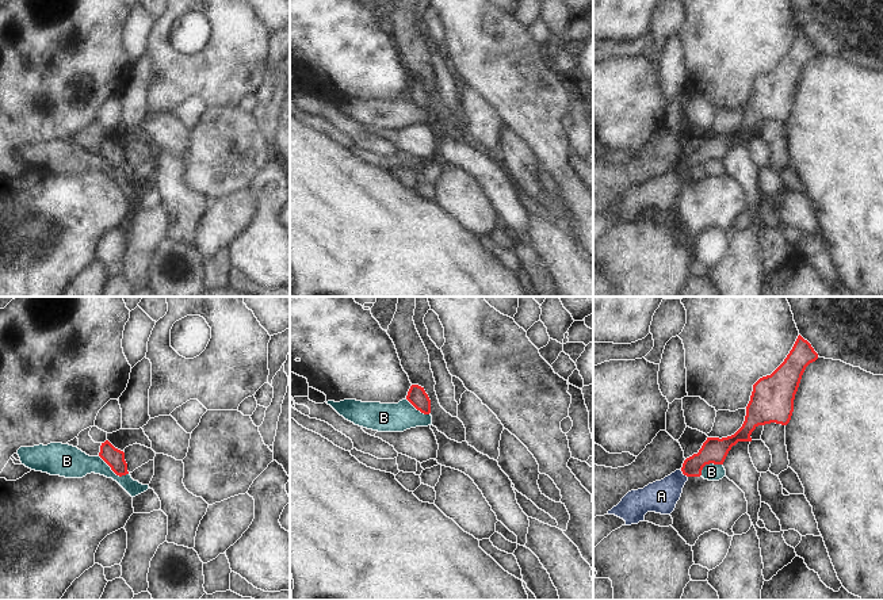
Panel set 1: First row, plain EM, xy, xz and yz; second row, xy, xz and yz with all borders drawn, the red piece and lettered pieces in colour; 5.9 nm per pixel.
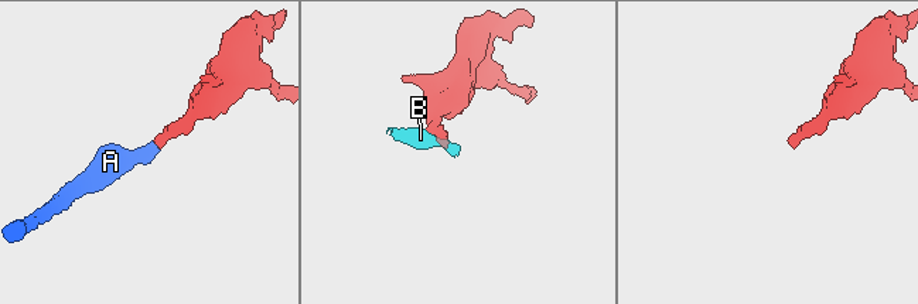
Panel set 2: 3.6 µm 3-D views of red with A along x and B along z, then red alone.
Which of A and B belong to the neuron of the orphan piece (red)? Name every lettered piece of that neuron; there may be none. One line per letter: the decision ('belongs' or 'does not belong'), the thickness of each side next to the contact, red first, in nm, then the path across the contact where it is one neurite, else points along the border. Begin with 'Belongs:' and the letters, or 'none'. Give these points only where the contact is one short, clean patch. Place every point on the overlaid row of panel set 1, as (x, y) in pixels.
Belongs: A
A: belongs; calibres 160 and 190 nm; way yz (714, 450), (683, 473), (661, 496)
B: does not belong; calibres 110 and 180 nm; border xy (99, 455), (117, 474), (125, 476), (129, 473)

